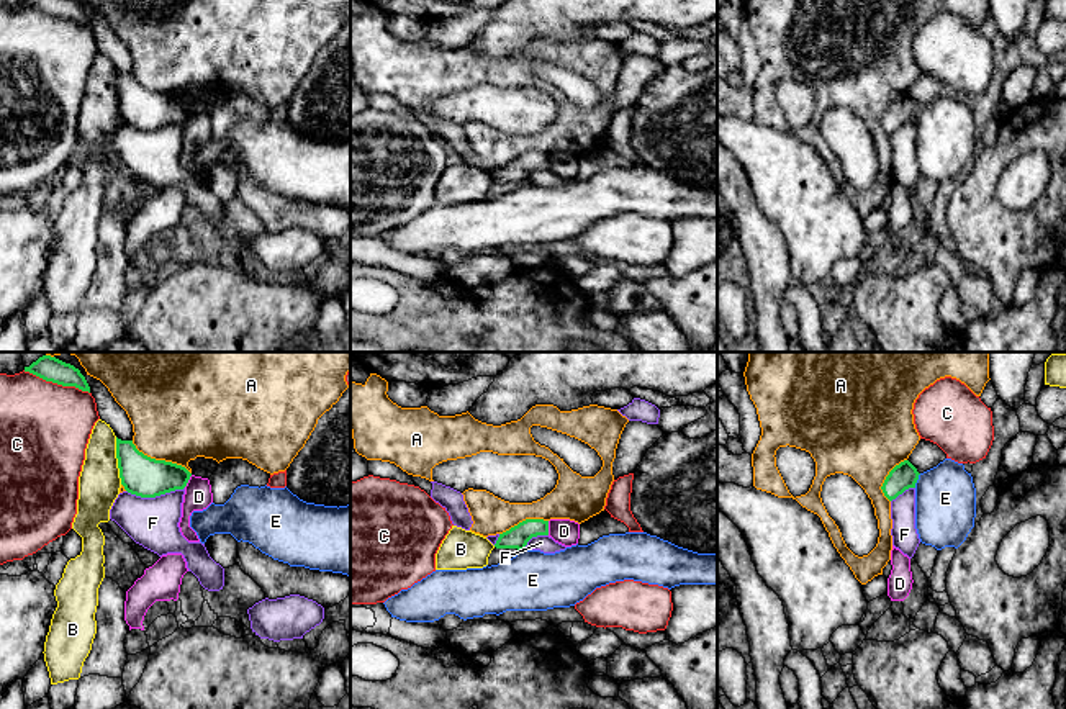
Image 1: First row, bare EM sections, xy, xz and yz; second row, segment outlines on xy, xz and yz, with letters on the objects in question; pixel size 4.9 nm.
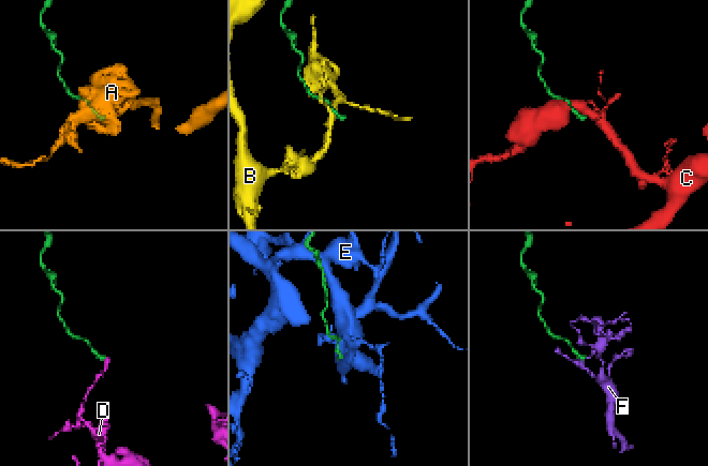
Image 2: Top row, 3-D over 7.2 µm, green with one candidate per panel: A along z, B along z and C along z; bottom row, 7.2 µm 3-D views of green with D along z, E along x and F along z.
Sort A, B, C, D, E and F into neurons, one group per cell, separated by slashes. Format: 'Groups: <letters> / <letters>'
Groups: A / B / C / D / E / F

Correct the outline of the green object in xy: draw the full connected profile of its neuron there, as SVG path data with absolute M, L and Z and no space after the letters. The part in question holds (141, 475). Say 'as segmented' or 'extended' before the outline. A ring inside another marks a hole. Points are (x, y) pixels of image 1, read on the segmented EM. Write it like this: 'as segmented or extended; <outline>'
as segmented; M116 437L116 458L124 490L141 498L156 498L183 490L192 473L177 463L156 460L136 449L133 440Z

